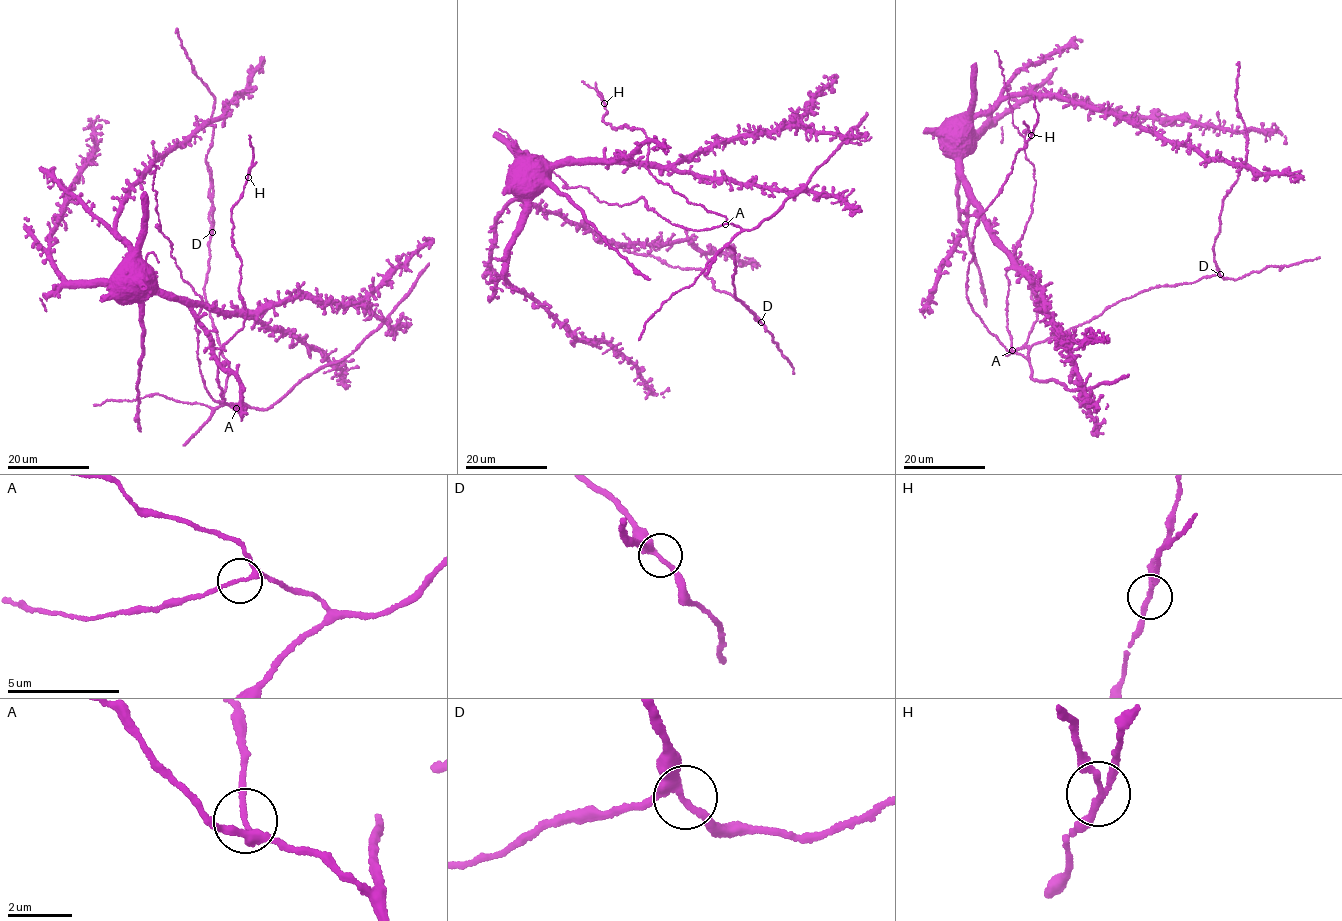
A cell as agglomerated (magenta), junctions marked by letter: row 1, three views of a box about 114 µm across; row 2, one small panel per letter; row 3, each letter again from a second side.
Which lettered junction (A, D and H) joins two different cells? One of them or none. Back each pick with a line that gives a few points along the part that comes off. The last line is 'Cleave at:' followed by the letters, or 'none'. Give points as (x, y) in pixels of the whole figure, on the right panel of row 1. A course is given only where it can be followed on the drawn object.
H: Course of the part to remove: (1031, 135), (1023, 121)
Cleave at: H

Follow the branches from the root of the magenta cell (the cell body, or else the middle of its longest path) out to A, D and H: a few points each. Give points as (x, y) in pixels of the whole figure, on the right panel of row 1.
A: (955, 130), (963, 172), (996, 239), (1043, 291), (1084, 392), (1092, 392), (1034, 379), (1029, 361), (1012, 350)
D: (955, 130), (963, 172), (996, 239), (1043, 291), (1092, 392), (1034, 379), (1032, 345), (1154, 287), (1220, 274)
H: (955, 130), (966, 180), (998, 244), (1043, 291), (1088, 396), (1031, 378), (966, 294), (978, 217), (1031, 135)

